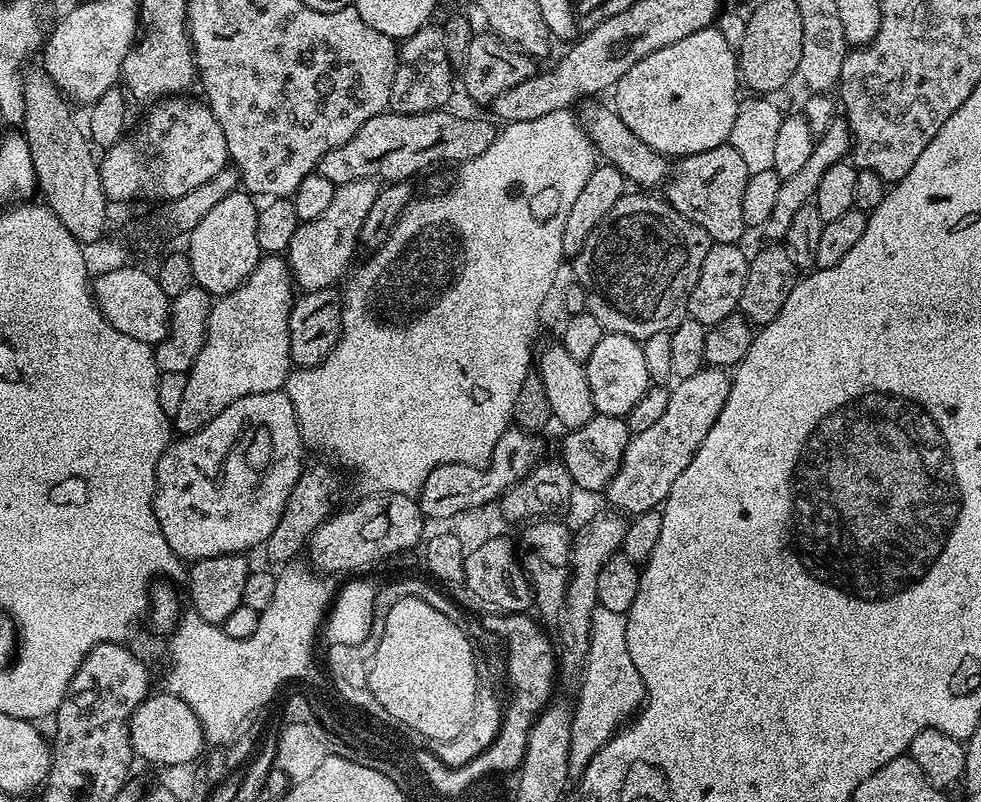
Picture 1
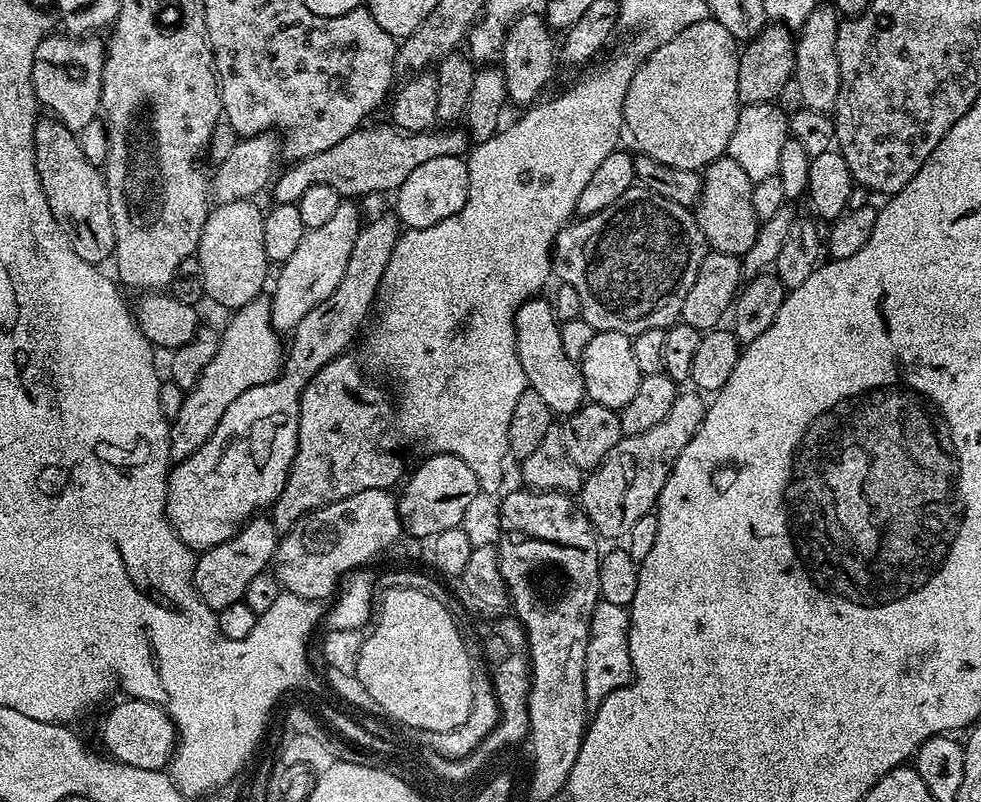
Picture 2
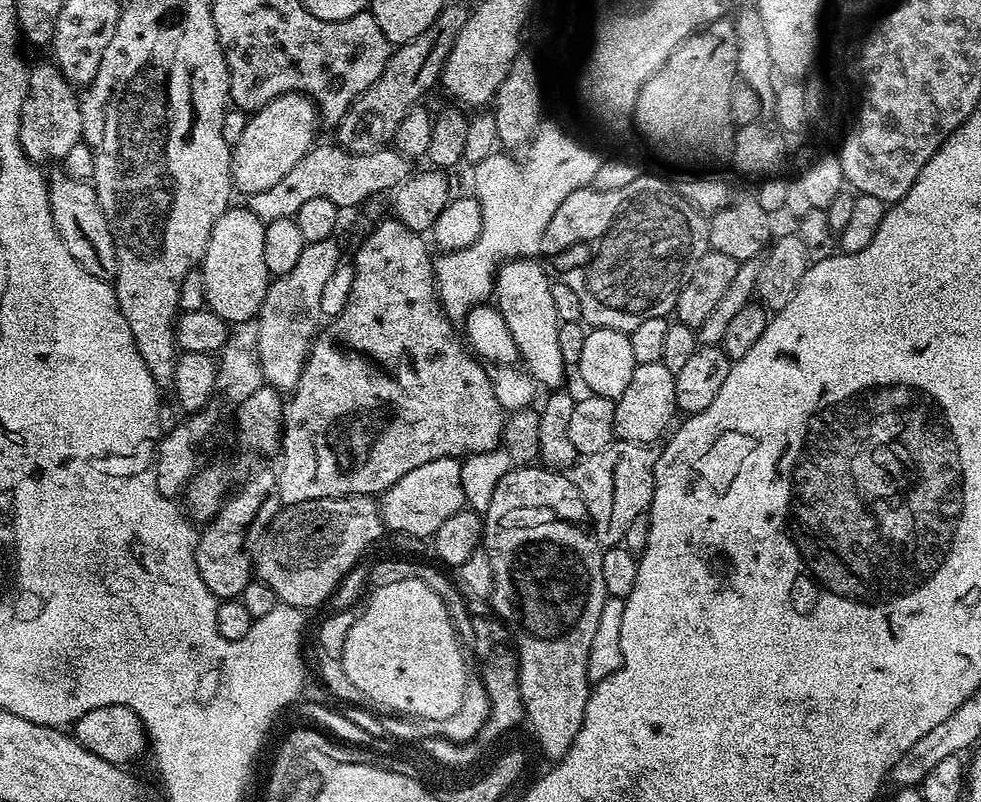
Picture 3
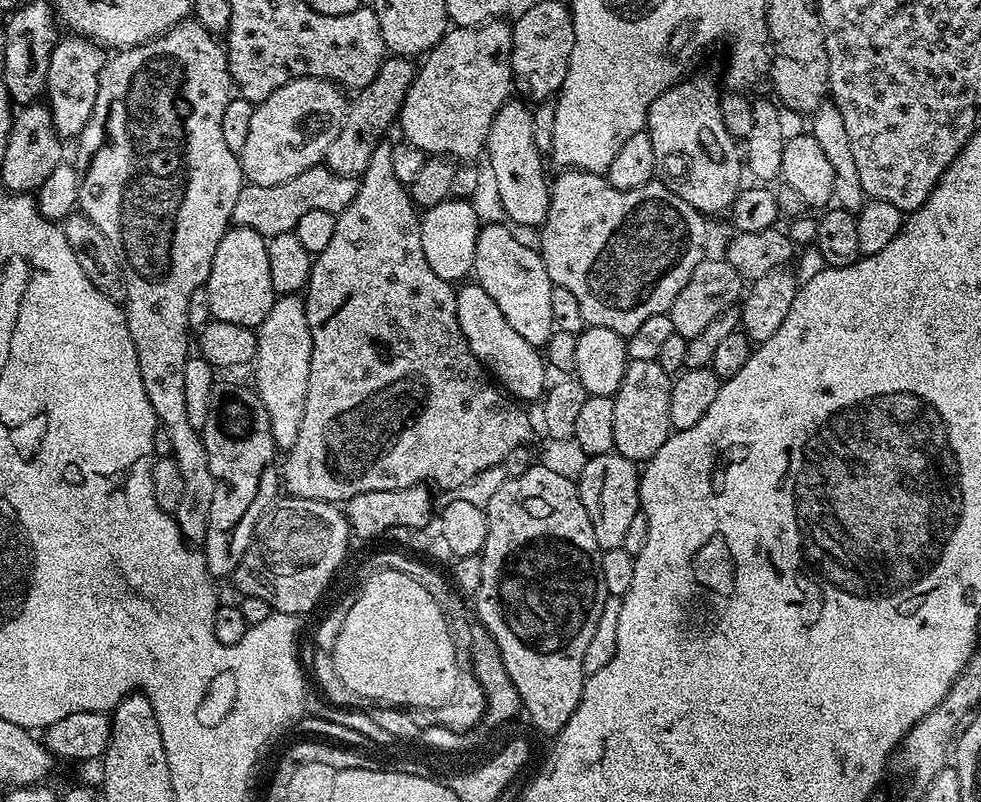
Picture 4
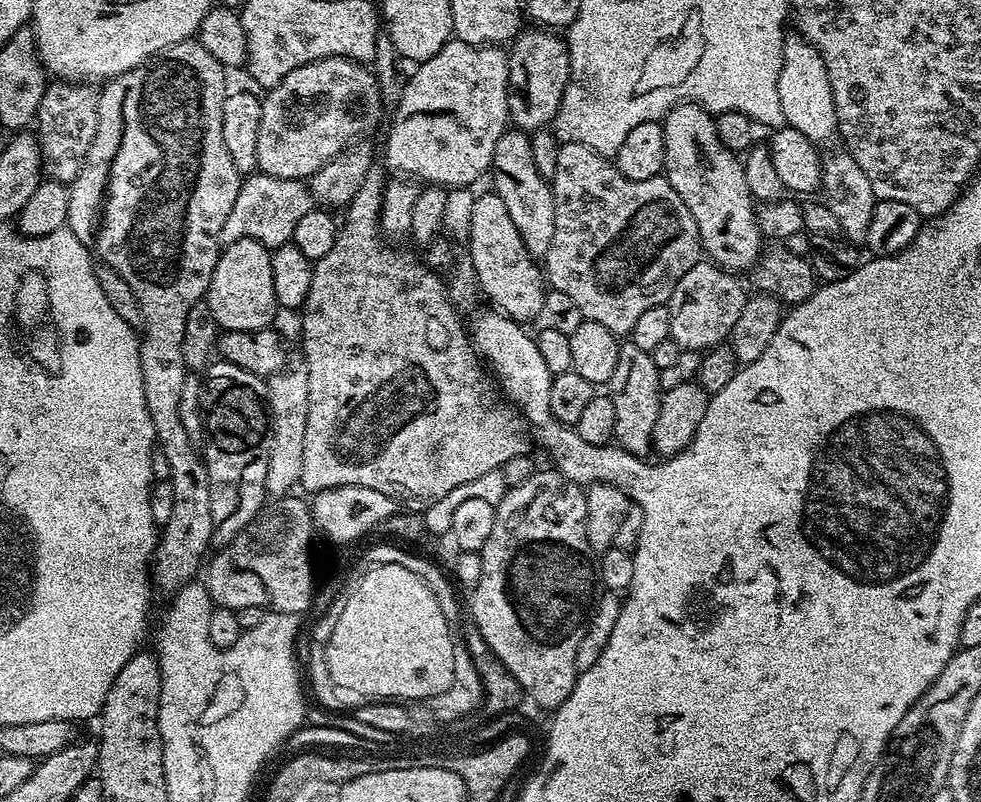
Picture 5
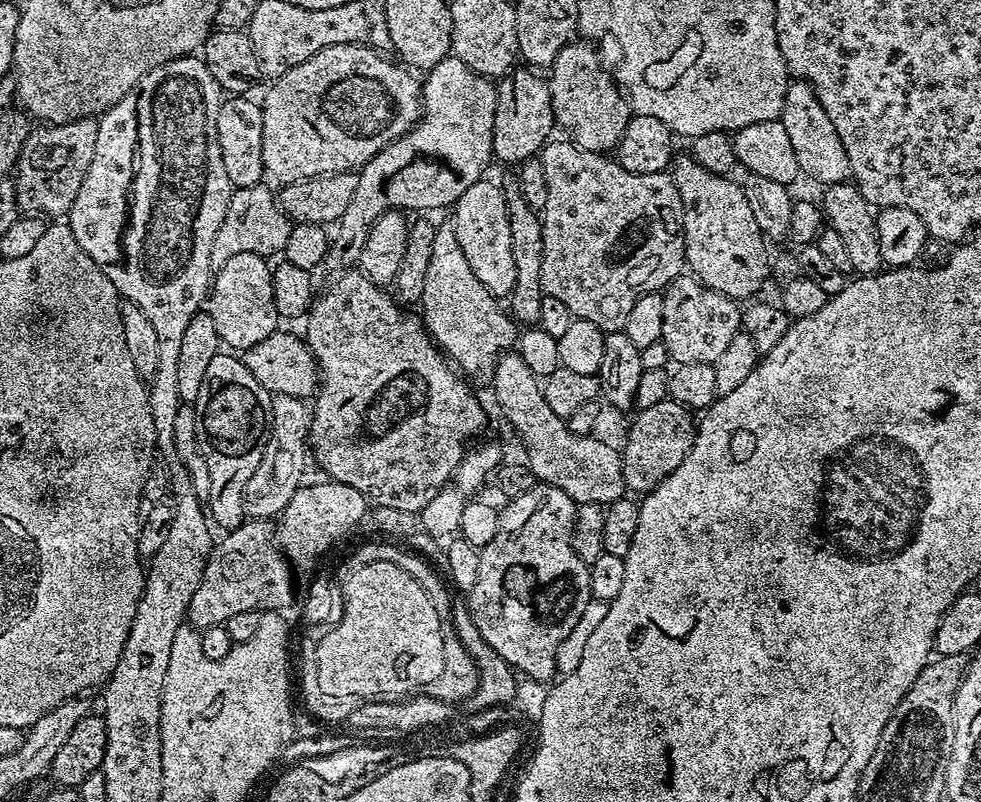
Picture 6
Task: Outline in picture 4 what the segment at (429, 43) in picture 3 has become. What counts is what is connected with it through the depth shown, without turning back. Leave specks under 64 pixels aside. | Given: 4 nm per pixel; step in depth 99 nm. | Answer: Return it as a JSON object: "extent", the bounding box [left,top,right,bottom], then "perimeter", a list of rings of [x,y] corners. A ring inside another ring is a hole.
{"extent":[323,56,418,177],"perimeter":[[[392,56],[385,59],[384,64],[378,70],[378,74],[374,78],[374,82],[370,82],[365,88],[359,89],[355,93],[356,101],[353,99],[348,105],[348,112],[344,116],[342,122],[342,130],[338,130],[338,138],[334,138],[334,142],[330,142],[330,150],[326,150],[323,163],[334,174],[342,174],[343,176],[359,177],[363,175],[366,166],[369,165],[370,157],[374,149],[385,139],[384,134],[397,123],[400,108],[404,105],[410,86],[416,78],[418,68],[411,59],[402,56]]]}

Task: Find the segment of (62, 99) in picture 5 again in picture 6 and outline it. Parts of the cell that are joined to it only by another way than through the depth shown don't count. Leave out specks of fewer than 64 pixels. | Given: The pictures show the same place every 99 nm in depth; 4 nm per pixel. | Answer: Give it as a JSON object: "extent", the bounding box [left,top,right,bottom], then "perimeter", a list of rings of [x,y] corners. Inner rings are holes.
{"extent":[16,118,98,218],"perimeter":[[[73,118],[36,127],[29,131],[16,162],[16,193],[19,203],[29,204],[33,213],[60,218],[71,210],[78,190],[82,190],[82,178],[86,178],[86,170],[90,170],[90,162],[94,162],[98,123],[92,118]]]}

